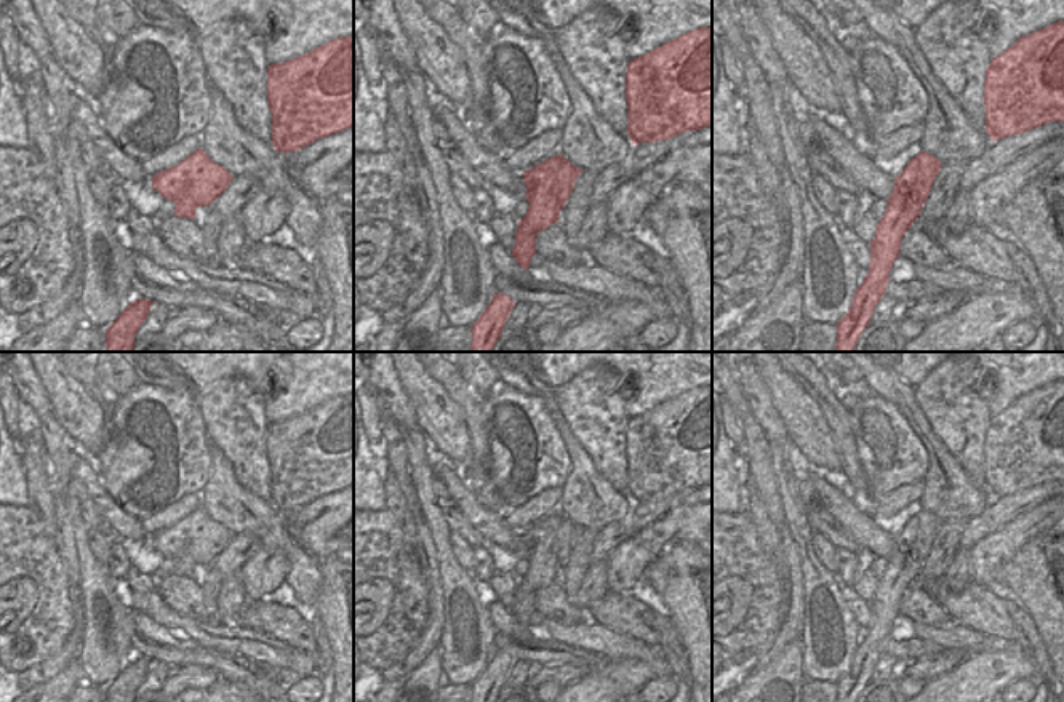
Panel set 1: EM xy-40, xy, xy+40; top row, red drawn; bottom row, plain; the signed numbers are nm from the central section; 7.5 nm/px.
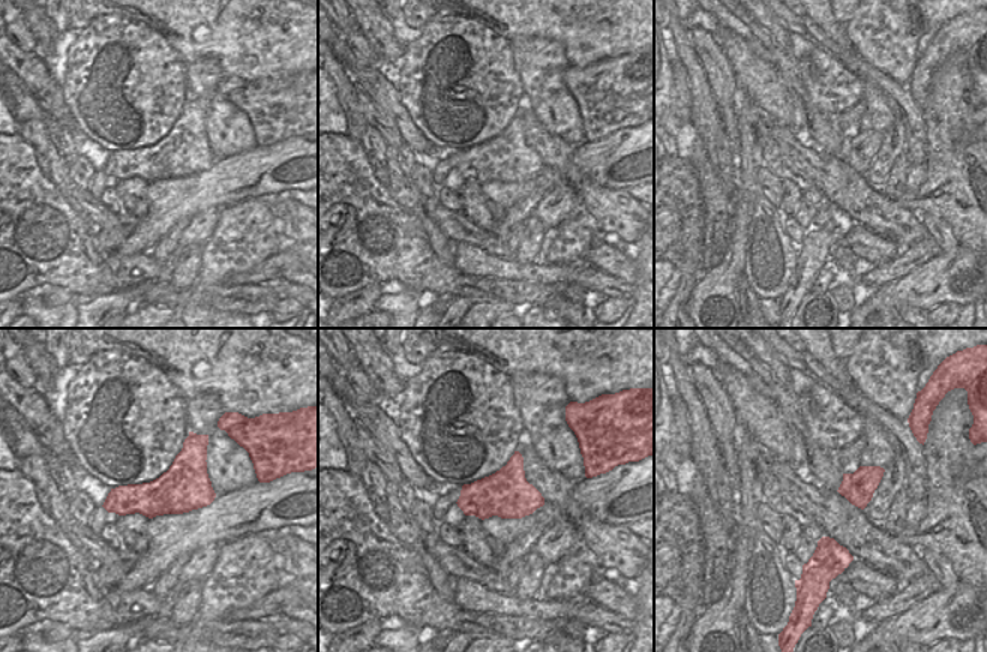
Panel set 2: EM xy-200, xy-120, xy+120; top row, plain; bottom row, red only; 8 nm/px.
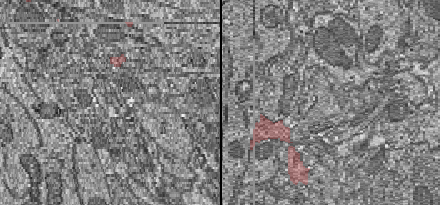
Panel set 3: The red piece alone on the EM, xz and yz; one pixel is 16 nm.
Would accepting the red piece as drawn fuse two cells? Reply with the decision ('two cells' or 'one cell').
two cells

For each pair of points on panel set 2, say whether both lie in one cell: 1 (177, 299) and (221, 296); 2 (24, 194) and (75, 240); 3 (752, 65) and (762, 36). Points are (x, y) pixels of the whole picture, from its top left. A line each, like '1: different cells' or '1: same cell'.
1: same cell
2: same cell
3: different cells

